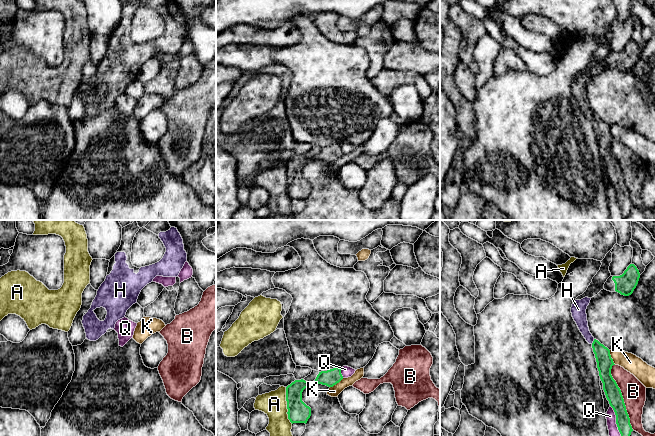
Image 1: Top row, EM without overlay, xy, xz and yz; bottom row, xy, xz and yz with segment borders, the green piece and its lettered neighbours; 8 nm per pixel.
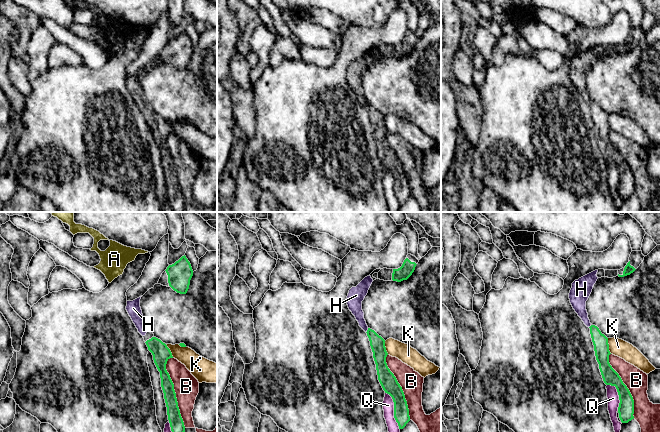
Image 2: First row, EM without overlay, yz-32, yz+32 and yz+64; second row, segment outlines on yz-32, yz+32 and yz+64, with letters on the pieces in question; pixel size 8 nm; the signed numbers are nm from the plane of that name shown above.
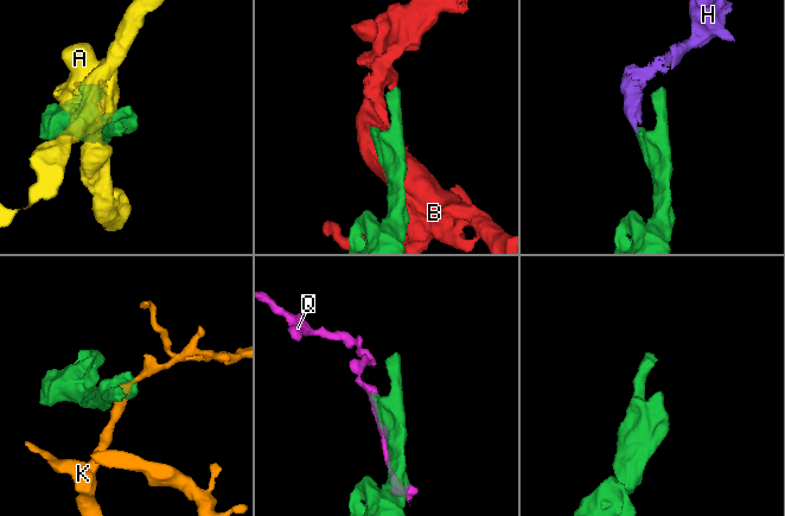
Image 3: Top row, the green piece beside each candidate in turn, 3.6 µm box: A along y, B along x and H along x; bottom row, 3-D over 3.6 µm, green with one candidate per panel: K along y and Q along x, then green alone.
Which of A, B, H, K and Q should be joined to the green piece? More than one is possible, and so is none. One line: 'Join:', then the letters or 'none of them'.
Join: H

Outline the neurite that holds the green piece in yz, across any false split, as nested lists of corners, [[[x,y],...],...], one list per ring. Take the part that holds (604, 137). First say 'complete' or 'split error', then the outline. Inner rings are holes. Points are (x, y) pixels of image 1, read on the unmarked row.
split error; [[[585,73],[581,76],[575,76],[571,83],[571,89],[580,108],[586,117],[592,121],[595,130],[597,144],[600,155],[603,159],[603,166],[610,182],[616,191],[616,200],[625,219],[633,207],[630,200],[630,194],[626,186],[624,175],[620,164],[611,151],[612,142],[615,141],[610,131],[610,126],[596,116],[589,107],[586,85],[591,74]]]

